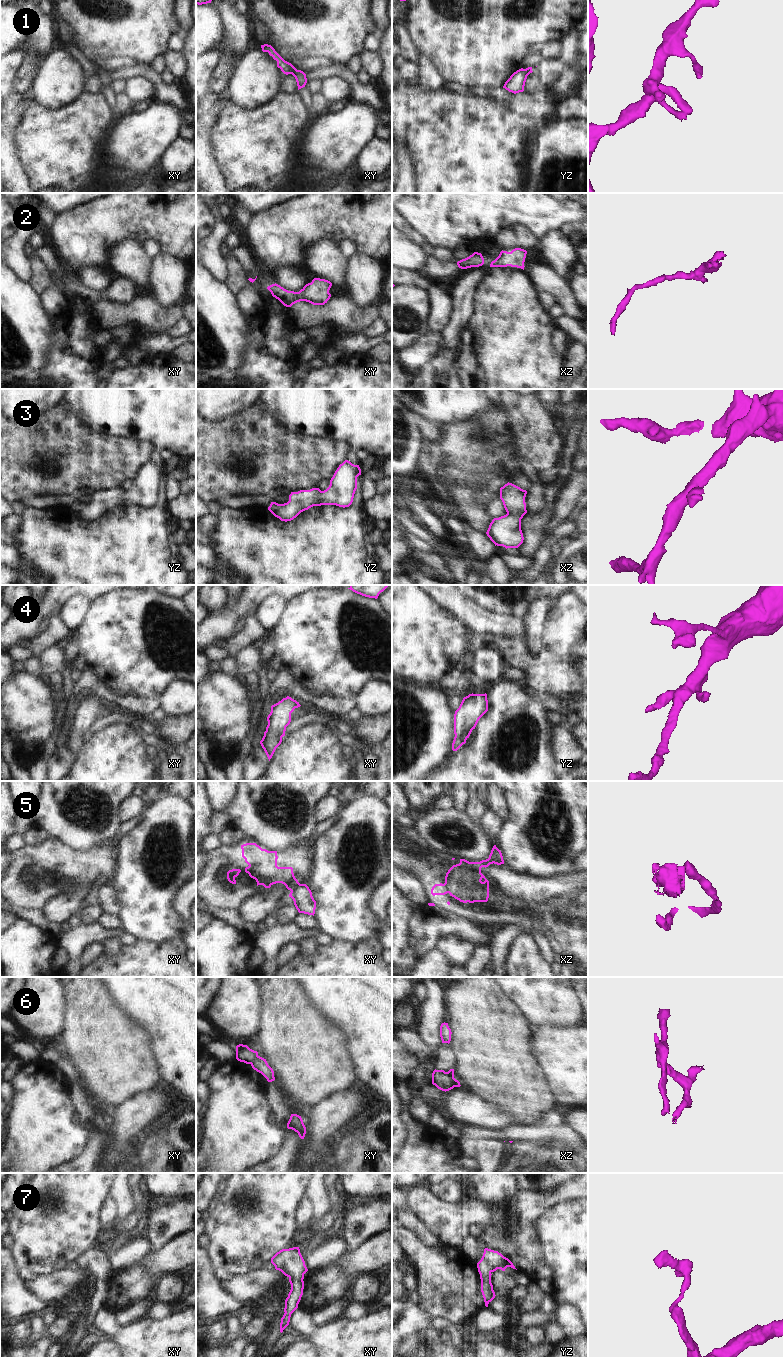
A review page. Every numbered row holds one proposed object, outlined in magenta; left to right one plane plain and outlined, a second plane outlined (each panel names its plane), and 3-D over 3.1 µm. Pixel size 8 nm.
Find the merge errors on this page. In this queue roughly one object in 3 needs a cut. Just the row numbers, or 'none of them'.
1, 5, 6

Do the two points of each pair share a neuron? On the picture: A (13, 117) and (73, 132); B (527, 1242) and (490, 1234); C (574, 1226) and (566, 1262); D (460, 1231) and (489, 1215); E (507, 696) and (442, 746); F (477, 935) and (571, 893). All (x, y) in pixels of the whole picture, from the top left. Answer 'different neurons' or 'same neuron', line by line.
A: different neurons
B: same neuron
C: same neuron
D: same neuron
E: different neurons
F: different neurons

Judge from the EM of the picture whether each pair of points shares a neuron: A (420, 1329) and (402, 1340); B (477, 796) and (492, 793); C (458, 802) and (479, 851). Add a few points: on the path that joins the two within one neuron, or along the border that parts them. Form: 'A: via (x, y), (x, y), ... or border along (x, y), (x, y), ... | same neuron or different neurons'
A: via (416, 1333), (409, 1340), (406, 1340) | same neuron
B: border along (486, 791), (488, 809) | different neurons
C: border along (453, 807), (464, 812) | different neurons

